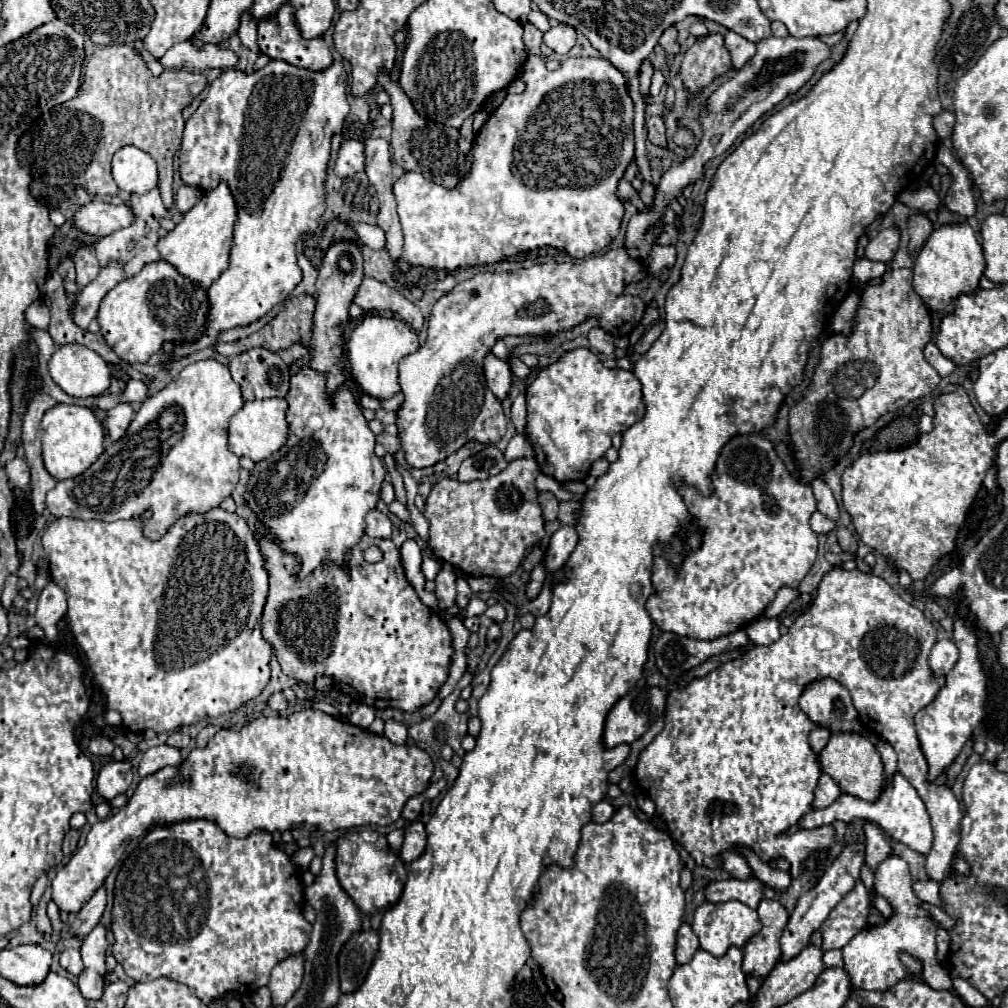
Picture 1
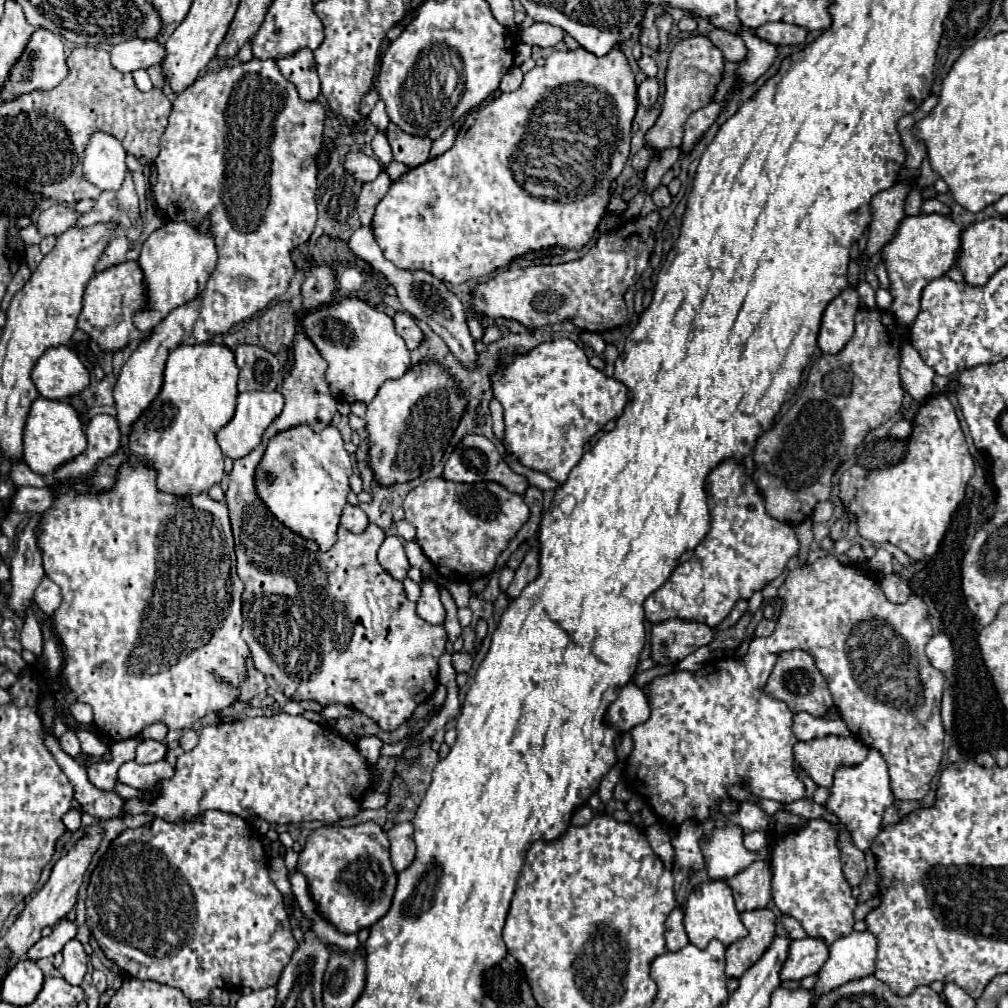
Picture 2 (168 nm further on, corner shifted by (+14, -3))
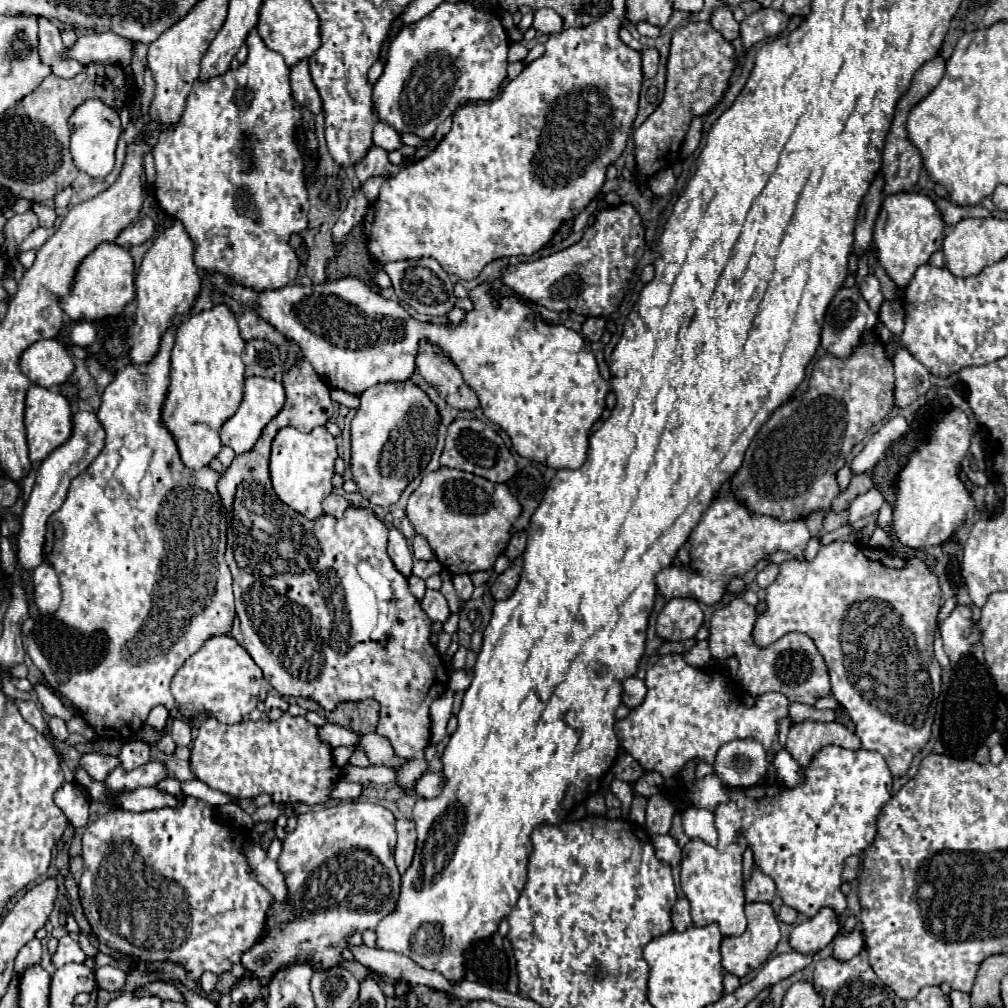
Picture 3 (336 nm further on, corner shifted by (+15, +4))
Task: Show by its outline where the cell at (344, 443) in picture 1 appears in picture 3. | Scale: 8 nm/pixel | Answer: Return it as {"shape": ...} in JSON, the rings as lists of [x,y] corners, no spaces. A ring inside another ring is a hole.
{"shape":[[[292,426],[282,428],[272,442],[270,456],[270,476],[278,498],[288,504],[292,510],[304,514],[308,520],[322,516],[322,500],[332,492],[332,476],[334,476],[334,458],[338,456],[334,436],[318,426],[312,432],[298,432]]]}

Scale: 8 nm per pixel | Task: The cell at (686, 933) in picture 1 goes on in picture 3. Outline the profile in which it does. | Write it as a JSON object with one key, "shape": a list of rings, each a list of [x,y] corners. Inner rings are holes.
{"shape":[[[680,898],[676,902],[676,906],[672,908],[672,924],[674,924],[674,930],[682,932],[684,928],[692,926],[692,918],[690,918],[690,902],[686,898]]]}

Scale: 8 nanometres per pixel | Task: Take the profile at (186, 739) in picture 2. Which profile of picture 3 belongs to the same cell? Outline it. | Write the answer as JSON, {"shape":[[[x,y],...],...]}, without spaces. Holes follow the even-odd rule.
{"shape":[[[174,718],[172,720],[172,728],[170,728],[170,734],[172,734],[172,740],[178,744],[178,746],[188,746],[190,744],[190,726],[180,720],[180,718]]]}

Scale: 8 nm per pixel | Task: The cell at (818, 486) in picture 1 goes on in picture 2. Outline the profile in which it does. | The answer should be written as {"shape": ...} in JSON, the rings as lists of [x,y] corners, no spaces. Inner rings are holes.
{"shape":[[[819,501],[813,509],[813,515],[811,515],[811,521],[813,523],[825,523],[829,521],[829,517],[833,515],[833,505],[831,501]]]}

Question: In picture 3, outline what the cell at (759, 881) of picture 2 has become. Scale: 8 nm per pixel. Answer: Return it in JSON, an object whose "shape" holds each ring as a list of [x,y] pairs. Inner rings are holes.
{"shape":[[[754,868],[752,878],[744,884],[744,894],[746,902],[772,902],[776,896],[776,884],[770,876]]]}

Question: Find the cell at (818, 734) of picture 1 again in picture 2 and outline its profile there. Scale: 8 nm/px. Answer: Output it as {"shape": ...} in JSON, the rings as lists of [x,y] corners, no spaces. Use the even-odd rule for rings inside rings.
{"shape":[[[797,713],[793,721],[795,721],[793,733],[799,741],[813,741],[827,735],[839,735],[839,737],[851,735],[843,719],[827,719],[827,717],[817,719],[817,717],[811,717],[809,713]]]}

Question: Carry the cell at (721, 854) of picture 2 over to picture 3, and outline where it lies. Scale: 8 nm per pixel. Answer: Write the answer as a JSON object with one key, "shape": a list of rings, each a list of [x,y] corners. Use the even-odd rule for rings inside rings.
{"shape":[[[688,806],[682,812],[682,826],[688,838],[702,838],[706,844],[716,844],[714,814],[710,810]]]}

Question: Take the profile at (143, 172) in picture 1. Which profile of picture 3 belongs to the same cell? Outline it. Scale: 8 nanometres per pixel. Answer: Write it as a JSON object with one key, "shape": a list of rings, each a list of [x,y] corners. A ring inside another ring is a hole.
{"shape":[[[88,98],[86,102],[82,102],[72,112],[72,116],[68,118],[68,124],[72,128],[72,134],[70,134],[70,154],[72,154],[74,166],[78,170],[90,174],[92,178],[104,178],[106,174],[110,174],[112,168],[114,168],[116,142],[118,142],[118,136],[122,132],[118,110],[108,106],[106,102],[102,102],[98,98]]]}

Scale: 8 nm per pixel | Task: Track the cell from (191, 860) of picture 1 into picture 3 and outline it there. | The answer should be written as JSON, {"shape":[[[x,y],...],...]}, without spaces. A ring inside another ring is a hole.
{"shape":[[[186,796],[180,808],[158,808],[158,810],[146,810],[146,812],[130,812],[124,808],[112,808],[98,820],[90,822],[82,836],[84,872],[82,872],[78,888],[80,888],[80,902],[92,926],[92,932],[98,936],[102,944],[110,946],[112,950],[120,950],[126,956],[132,956],[144,962],[176,962],[184,966],[188,970],[188,976],[194,980],[200,980],[202,972],[206,970],[214,974],[228,972],[234,962],[240,962],[240,952],[246,952],[264,934],[264,916],[268,912],[268,906],[272,906],[274,902],[272,894],[262,884],[258,884],[248,862],[244,860],[244,854],[240,854],[244,842],[246,842],[246,832],[240,832],[238,828],[232,828],[230,824],[226,826],[218,818],[214,808],[210,808],[206,802],[192,796]]]}

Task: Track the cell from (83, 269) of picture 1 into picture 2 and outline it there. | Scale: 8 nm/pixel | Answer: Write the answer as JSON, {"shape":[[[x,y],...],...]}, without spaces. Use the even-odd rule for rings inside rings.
{"shape":[[[31,224],[20,231],[20,236],[26,245],[39,245],[42,240],[42,235],[39,234],[35,225]]]}

